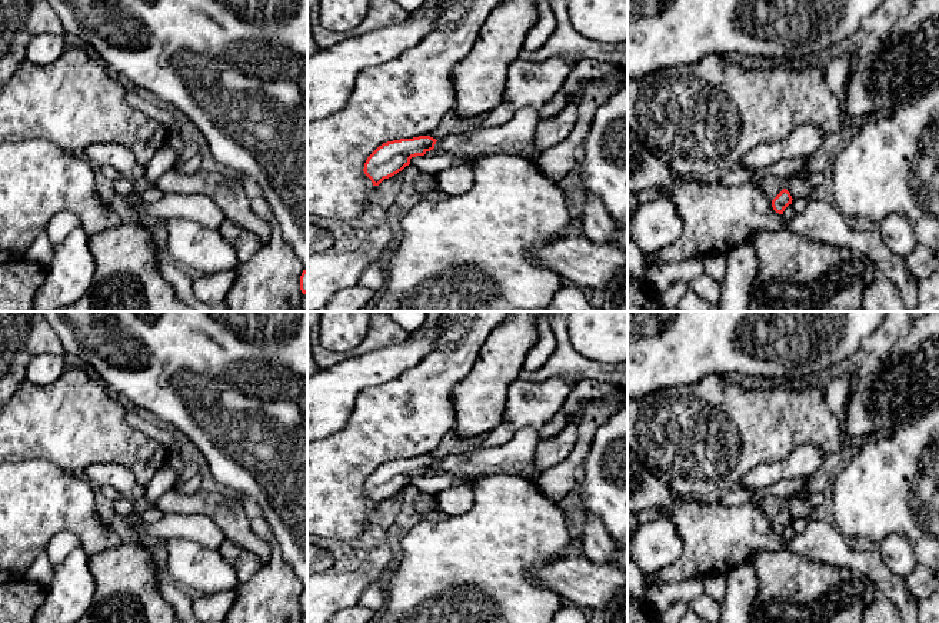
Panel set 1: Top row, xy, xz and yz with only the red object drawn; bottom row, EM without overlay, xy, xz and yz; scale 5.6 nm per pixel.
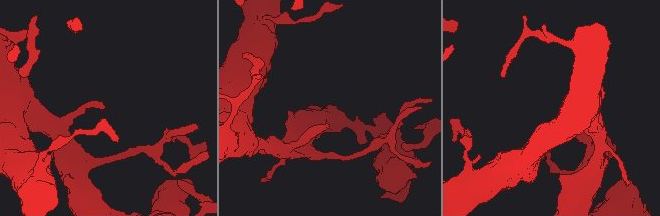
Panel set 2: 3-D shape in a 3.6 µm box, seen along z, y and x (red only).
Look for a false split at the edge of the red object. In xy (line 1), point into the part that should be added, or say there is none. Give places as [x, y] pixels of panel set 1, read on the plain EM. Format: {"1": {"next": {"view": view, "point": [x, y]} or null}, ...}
{"1": {"next": null}}

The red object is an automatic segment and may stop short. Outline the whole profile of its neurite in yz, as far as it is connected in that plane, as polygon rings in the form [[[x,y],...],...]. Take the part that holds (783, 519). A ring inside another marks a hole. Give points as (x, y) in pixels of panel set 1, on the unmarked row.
[[[783,509],[773,520],[772,527],[776,533],[783,534],[785,529],[792,524],[792,516],[790,513]]]

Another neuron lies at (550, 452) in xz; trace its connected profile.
[[[585,402],[573,420],[556,436],[540,439],[536,452],[536,464],[539,470],[546,470],[565,462],[577,442],[577,432],[582,416],[592,402]]]

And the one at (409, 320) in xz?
[[[389,312],[390,317],[409,333],[422,329],[427,312]]]

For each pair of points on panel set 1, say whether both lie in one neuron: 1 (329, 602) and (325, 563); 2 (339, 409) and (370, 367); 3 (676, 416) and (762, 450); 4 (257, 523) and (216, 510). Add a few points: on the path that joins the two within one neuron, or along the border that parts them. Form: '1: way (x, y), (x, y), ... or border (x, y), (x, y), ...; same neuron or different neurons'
1: border (332, 570), (322, 573); different neurons
2: way (339, 399), (360, 377); same neuron
3: way (698, 433), (741, 433); same neuron
4: border (249, 520), (249, 527), (269, 549); different neurons

